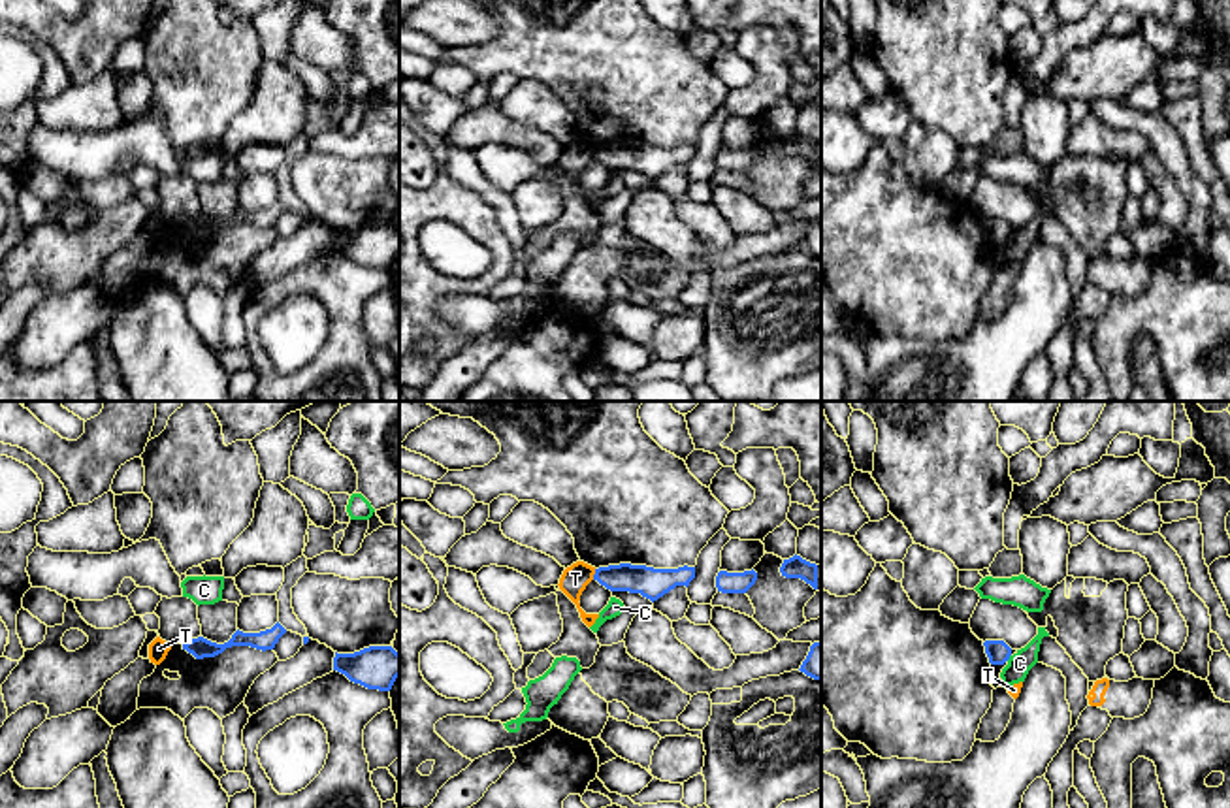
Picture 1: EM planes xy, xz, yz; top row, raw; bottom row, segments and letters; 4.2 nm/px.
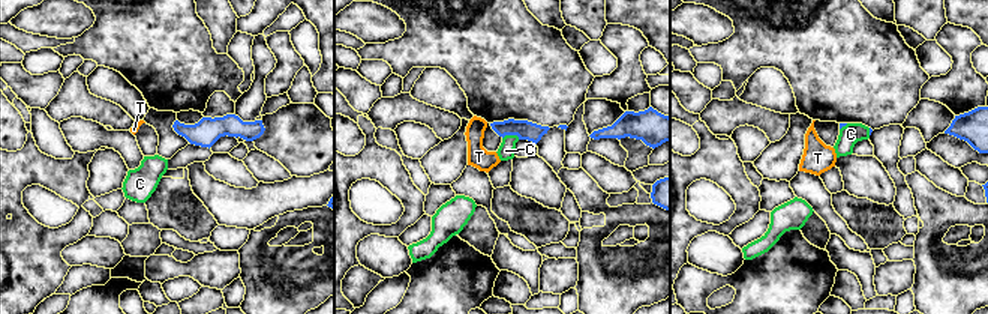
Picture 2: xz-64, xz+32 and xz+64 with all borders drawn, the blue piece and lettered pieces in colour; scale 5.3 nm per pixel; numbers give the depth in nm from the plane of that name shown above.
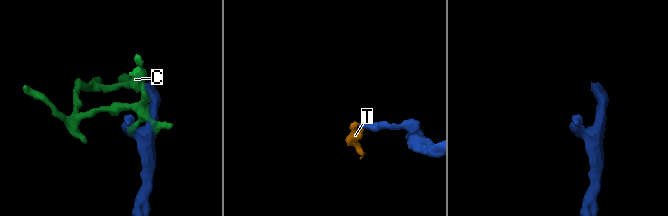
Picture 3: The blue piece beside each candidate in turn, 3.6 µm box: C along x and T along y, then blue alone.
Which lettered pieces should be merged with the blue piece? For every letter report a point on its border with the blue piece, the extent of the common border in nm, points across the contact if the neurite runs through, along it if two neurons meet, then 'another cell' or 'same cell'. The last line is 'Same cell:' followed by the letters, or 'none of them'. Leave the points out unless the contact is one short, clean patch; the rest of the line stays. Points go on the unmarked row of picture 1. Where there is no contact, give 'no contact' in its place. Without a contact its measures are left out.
C: yz (1008, 236) | 40 nm | along yz (1010, 232), (1006, 238) | another cell
T: xz (594, 153) | 50 nm | along xz (596, 147), (592, 157) | another cell
Same cell: none of them

